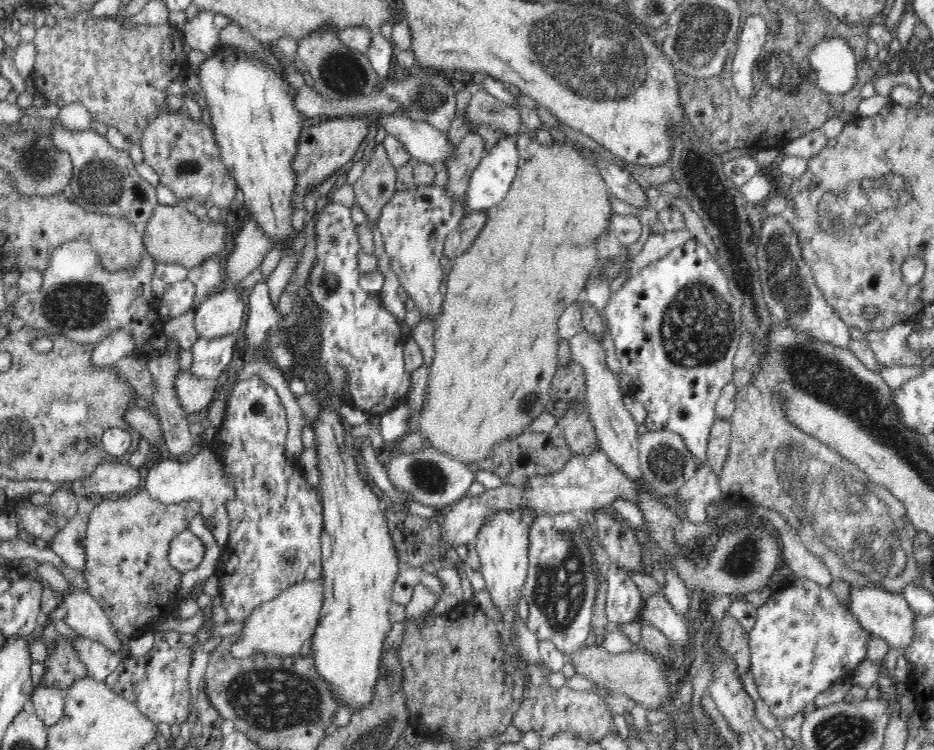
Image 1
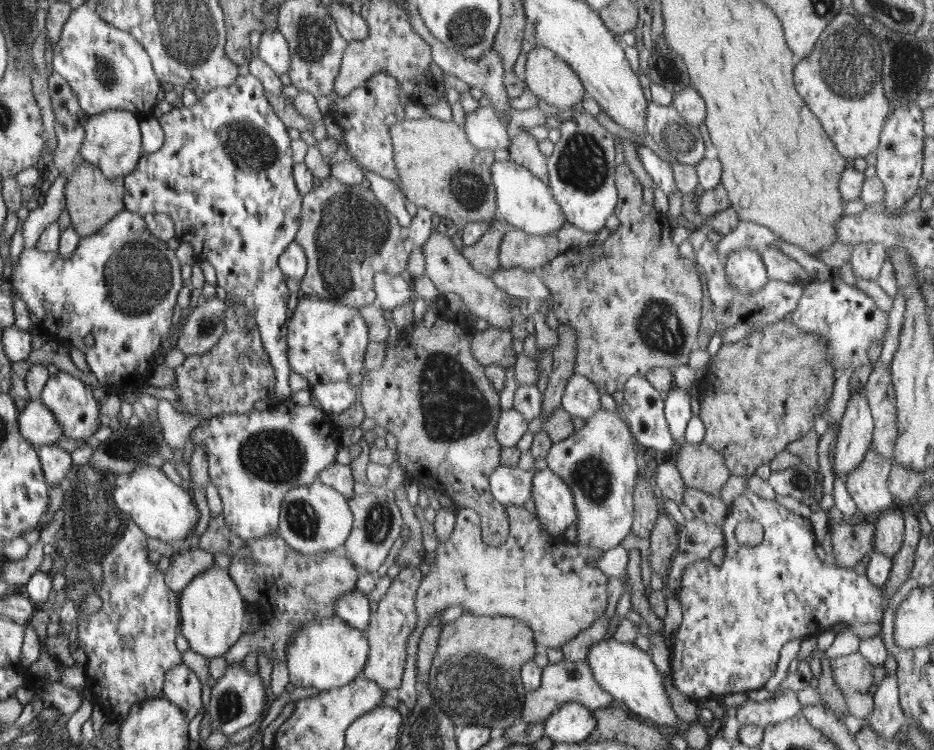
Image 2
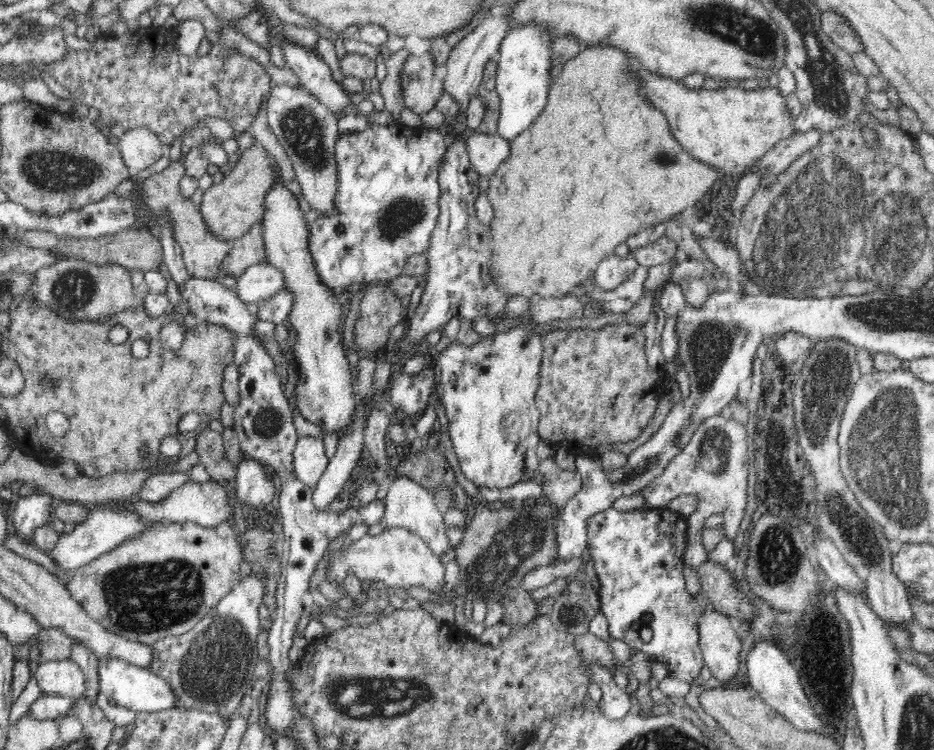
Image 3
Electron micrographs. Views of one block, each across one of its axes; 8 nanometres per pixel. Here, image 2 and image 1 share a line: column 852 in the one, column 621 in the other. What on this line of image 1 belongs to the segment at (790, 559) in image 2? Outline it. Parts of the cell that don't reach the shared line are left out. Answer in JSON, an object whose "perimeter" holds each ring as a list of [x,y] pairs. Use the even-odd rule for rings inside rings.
{"perimeter":[[[612,565],[605,576],[607,622],[626,624],[638,620],[643,609],[643,600],[636,583],[624,569]]]}

